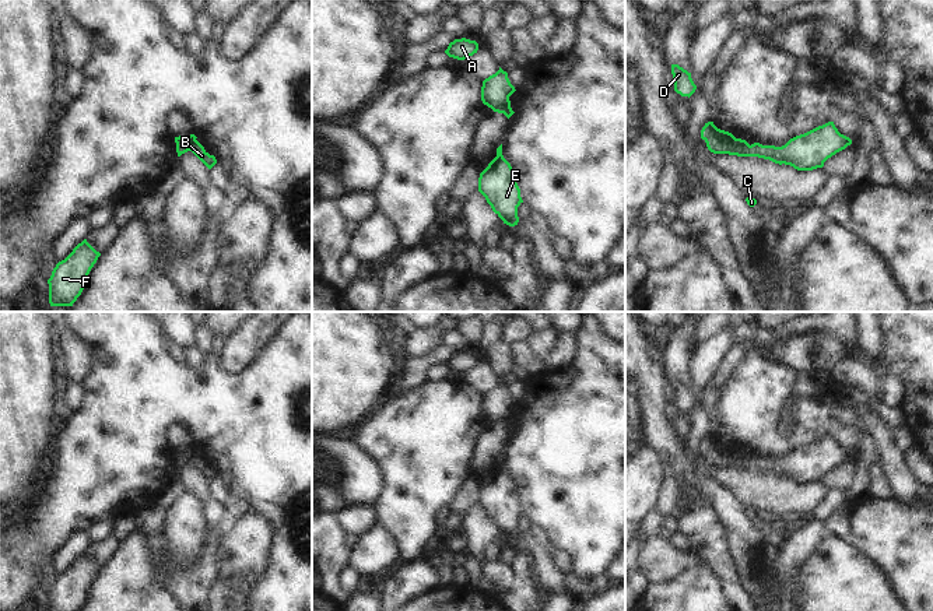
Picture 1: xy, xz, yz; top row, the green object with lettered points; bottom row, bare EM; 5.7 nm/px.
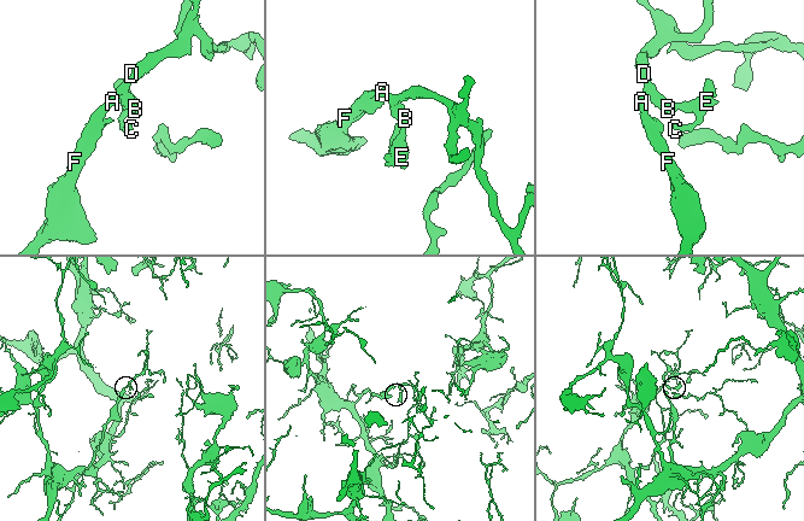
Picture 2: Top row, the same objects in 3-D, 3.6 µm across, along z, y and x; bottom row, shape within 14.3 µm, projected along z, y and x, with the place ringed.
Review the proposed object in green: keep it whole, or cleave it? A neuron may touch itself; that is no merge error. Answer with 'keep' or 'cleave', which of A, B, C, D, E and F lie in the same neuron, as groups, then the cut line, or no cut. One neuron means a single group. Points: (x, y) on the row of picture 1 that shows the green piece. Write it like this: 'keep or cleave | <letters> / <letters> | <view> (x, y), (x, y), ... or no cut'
cleave | A D F / B C E | yz (736, 139), (729, 144), (726, 153)

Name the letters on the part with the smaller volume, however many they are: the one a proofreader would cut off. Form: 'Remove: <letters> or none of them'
Remove: B, C, E

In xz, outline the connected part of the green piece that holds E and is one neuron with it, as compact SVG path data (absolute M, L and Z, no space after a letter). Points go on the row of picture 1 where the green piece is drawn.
M502 144L497 148L497 157L480 173L478 192L504 224L518 225L518 207L523 200L513 169L502 155Z

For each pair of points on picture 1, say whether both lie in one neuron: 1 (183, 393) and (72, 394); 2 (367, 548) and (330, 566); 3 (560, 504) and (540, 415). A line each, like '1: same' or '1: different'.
1: different
2: different
3: same

